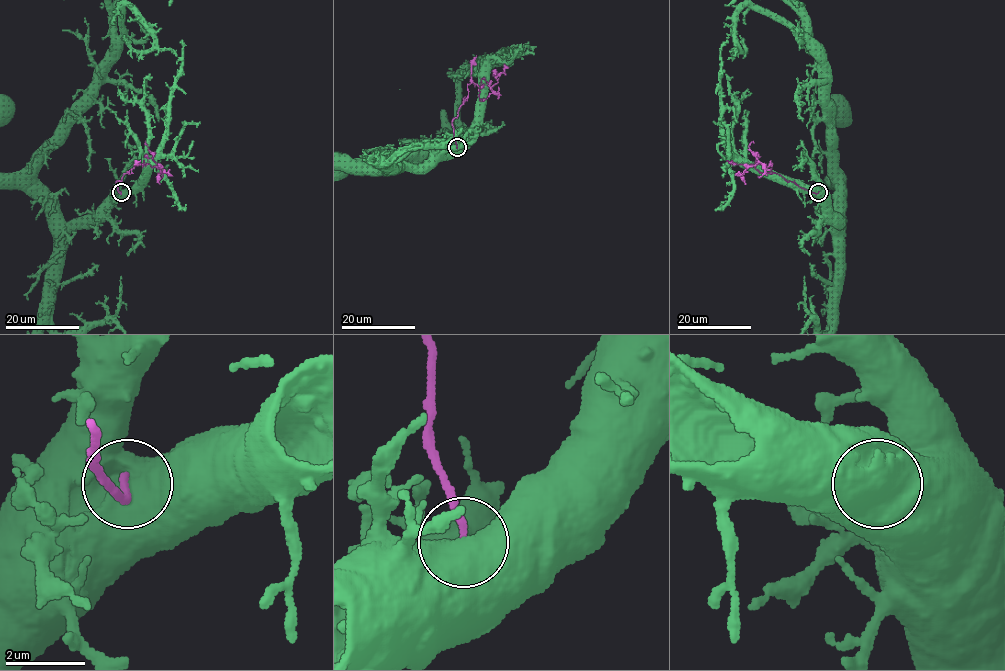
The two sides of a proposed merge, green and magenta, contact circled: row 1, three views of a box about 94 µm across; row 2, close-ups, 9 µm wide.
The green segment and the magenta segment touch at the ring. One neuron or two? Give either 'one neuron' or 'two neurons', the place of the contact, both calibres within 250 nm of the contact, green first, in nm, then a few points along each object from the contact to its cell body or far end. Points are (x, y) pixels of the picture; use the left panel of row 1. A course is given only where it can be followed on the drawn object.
two neurons; place (121, 192); calibres 800 and 170 nm; course green (121, 192), (112, 195), (79, 221), (67, 222), (61, 229), (58, 226); course magenta (121, 192), (115, 182), (132, 173), (136, 165), (155, 166), (155, 162), (161, 166), (159, 184)

